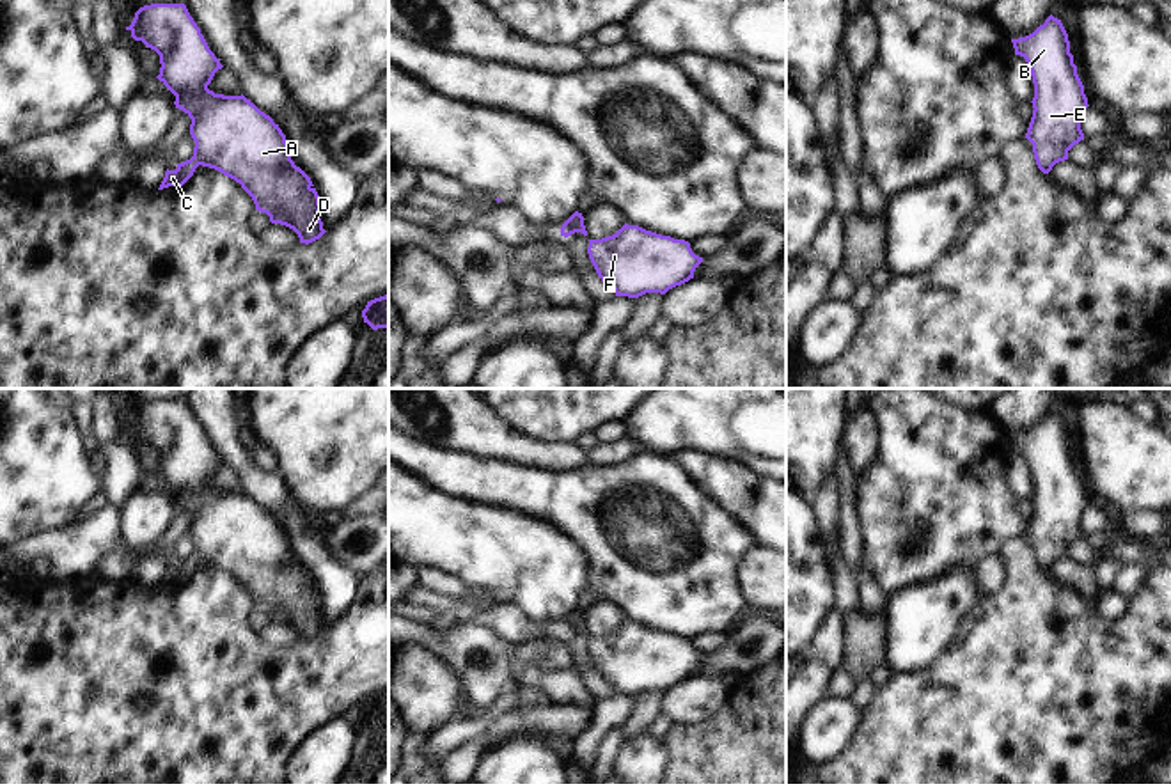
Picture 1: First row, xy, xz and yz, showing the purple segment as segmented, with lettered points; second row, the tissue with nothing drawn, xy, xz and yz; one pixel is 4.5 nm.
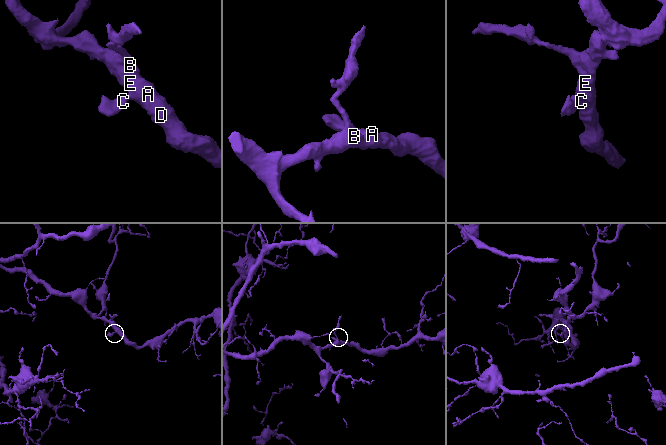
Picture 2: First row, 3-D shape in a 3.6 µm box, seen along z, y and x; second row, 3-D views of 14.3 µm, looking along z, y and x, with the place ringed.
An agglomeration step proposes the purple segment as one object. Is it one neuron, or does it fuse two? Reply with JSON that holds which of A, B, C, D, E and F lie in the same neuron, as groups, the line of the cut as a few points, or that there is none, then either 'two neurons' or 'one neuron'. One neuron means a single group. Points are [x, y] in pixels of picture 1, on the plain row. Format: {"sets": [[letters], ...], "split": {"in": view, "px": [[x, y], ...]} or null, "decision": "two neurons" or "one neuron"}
{"sets": [["A", "B", "C", "D", "E", "F"]], "split": null, "decision": "one neuron"}

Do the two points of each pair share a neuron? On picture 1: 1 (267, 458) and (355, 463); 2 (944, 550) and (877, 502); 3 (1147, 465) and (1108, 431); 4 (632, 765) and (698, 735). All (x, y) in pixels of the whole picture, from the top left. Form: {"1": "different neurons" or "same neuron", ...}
{"1": "different neurons", "2": "same neuron", "3": "same neuron", "4": "different neurons"}

